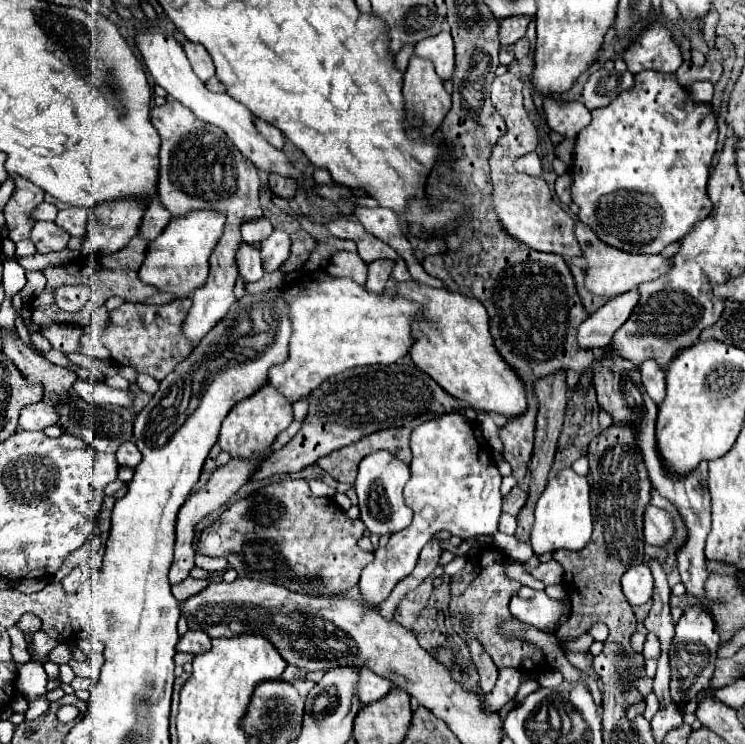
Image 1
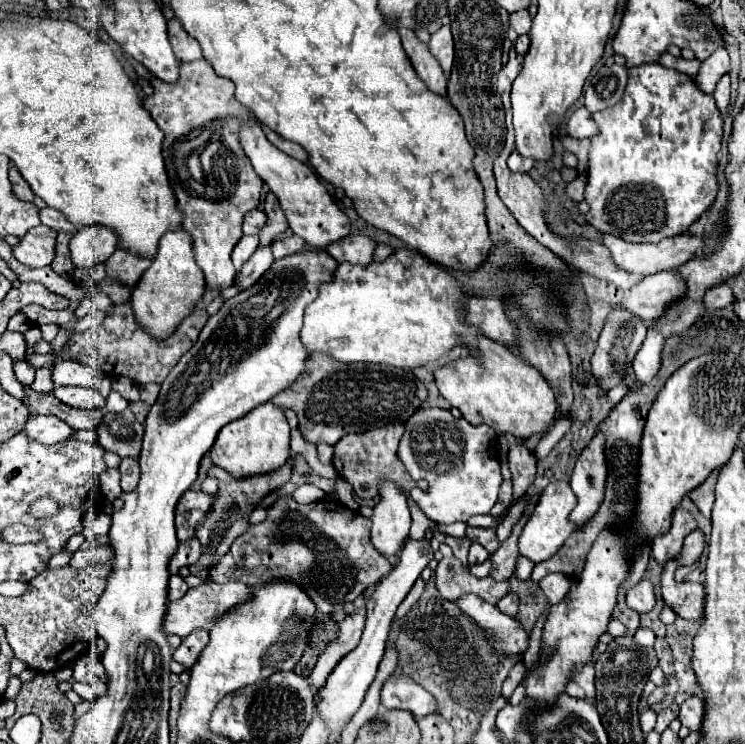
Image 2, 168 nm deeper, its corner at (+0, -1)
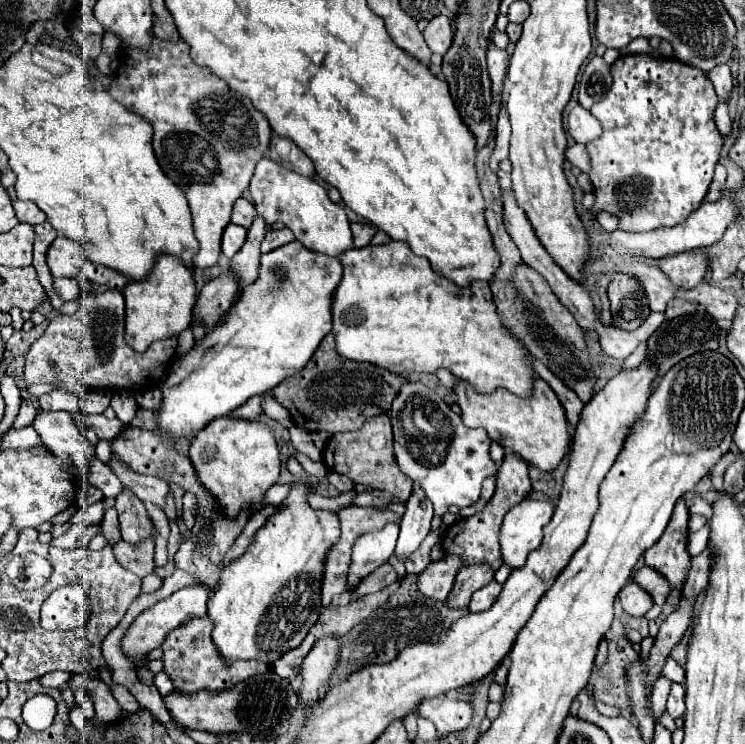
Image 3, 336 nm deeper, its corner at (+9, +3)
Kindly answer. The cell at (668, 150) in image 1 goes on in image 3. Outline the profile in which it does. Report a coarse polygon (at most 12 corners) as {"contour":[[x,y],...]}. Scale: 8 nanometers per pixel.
{"contour":[[621,55],[591,107],[593,219],[645,233],[703,201],[707,75]]}

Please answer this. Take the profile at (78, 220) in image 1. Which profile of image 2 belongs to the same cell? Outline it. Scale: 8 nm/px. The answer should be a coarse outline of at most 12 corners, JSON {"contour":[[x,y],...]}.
{"contour":[[40,209],[40,223],[54,231],[76,231],[60,211]]}

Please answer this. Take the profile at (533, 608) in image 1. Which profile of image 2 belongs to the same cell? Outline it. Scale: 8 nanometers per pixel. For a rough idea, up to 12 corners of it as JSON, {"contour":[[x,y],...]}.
{"contour":[[506,595],[496,603],[504,615],[518,613],[518,597]]}

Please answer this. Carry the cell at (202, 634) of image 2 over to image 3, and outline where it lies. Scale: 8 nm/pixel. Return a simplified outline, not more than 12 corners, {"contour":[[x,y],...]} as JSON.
{"contour":[[211,619],[173,629],[161,645],[177,691],[221,691],[269,665],[225,665]]}

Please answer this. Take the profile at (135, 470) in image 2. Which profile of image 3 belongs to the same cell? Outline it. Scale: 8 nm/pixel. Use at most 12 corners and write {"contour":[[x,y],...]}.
{"contour":[[123,487],[115,497],[123,539],[137,543],[153,537],[145,505]]}

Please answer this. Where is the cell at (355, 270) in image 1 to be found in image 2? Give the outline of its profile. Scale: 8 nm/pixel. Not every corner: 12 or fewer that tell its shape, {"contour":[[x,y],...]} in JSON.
{"contour":[[354,233],[326,251],[338,261],[370,263],[376,243]]}

